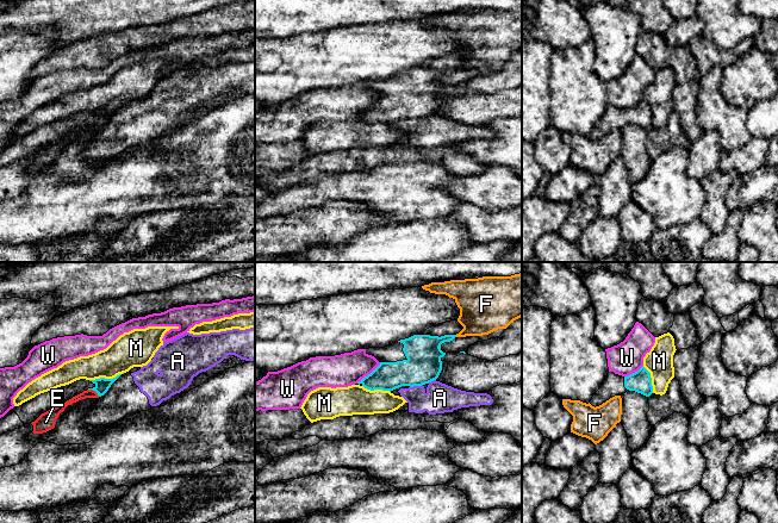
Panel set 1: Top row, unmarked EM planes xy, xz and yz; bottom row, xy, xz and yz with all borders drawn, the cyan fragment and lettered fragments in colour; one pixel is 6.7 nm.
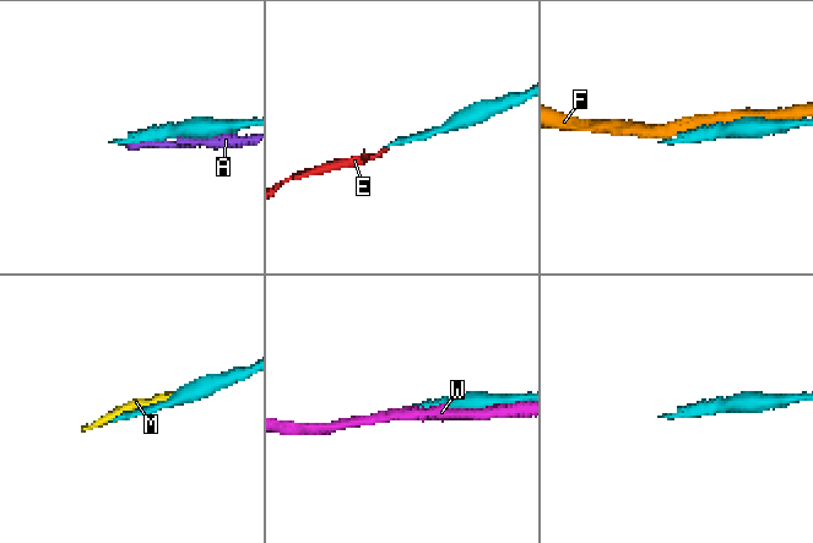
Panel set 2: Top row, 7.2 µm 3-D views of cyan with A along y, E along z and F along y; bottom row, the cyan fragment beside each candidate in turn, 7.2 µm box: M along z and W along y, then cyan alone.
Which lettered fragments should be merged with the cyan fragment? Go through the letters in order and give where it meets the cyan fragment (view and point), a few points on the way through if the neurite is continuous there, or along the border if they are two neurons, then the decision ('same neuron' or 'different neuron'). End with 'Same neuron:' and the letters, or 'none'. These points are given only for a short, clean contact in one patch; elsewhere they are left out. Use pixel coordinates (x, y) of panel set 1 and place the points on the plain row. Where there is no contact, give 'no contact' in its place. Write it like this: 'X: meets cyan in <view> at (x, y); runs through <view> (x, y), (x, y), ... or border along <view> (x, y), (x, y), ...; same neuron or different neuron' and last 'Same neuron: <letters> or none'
A: meets cyan in xz at (416, 118); different neuron
E: meets cyan in xy at (94, 123); border along xy (88, 122), (92, 122), (99, 129); different neuron
F: meets cyan in xz at (440, 79); different neuron
M: meets cyan in xy at (106, 112); border along xy (123, 105), (112, 111), (89, 113); different neuron
W: meets cyan in xz at (368, 107); different neuron
Same neuron: none

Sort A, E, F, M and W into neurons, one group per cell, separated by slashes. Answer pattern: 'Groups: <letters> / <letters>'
Groups: A / E M / F / W

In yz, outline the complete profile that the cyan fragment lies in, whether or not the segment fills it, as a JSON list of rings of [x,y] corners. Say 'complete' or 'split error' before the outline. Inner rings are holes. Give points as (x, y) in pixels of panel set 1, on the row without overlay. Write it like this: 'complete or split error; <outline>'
split error; [[[643,99],[628,110],[609,105],[599,123],[593,127],[590,137],[595,141],[599,139],[615,129],[622,129],[628,123],[646,130],[653,126],[651,106]]]

